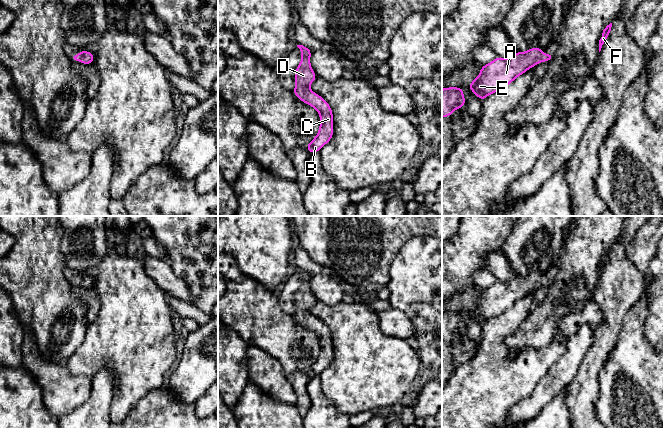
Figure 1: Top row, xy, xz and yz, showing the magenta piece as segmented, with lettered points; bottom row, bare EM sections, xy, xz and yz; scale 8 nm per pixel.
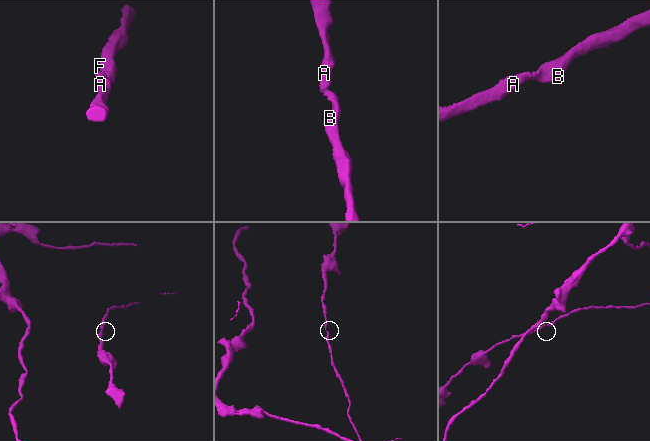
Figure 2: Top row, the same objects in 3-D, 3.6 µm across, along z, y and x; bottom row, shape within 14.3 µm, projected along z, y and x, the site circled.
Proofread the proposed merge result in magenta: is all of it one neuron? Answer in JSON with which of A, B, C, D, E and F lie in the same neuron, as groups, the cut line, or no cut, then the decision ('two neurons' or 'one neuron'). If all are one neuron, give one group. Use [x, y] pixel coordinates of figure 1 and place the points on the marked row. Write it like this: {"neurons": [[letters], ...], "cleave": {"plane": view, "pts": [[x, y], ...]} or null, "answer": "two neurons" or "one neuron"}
{"neurons": [["A", "B", "C", "D", "E", "F"]], "cleave": null, "answer": "one neuron"}

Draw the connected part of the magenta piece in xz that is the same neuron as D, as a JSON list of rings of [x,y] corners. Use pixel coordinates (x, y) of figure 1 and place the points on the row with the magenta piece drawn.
[[[297,45],[302,53],[302,60],[295,70],[294,95],[302,102],[311,105],[320,114],[320,127],[316,137],[307,145],[310,152],[319,152],[333,135],[333,114],[330,105],[318,94],[309,89],[310,84],[317,78],[310,65],[311,51],[303,45]]]

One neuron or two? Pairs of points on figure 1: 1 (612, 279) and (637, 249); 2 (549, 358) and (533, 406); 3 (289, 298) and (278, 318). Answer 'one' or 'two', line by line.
1: two
2: two
3: two

